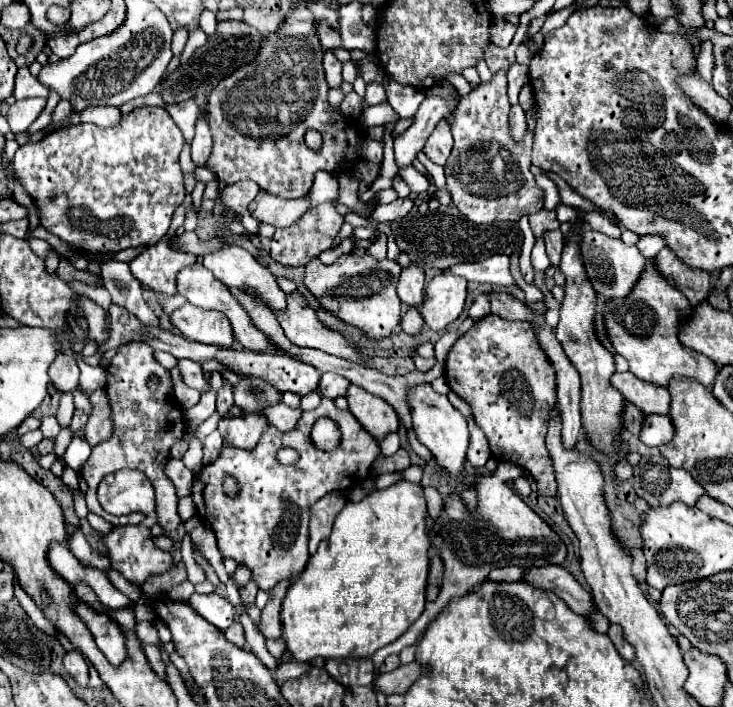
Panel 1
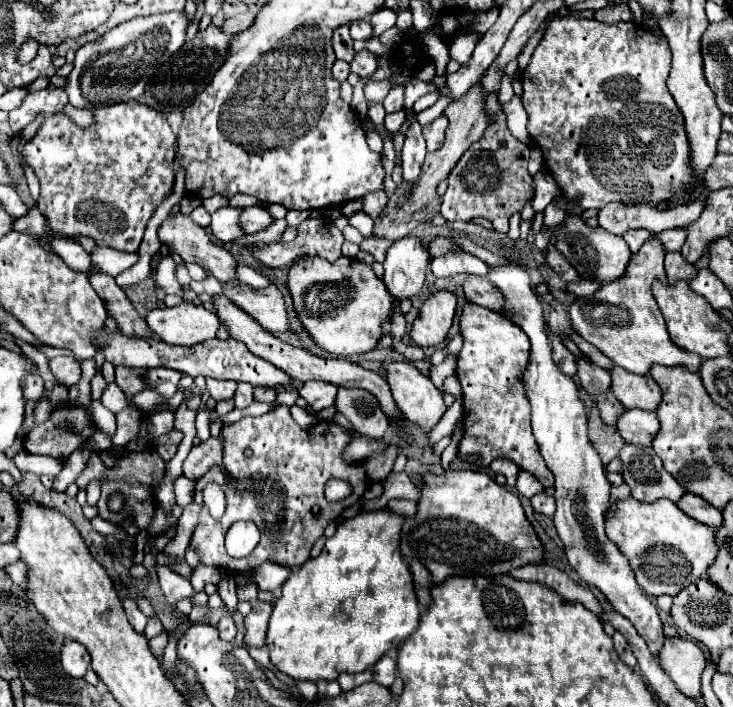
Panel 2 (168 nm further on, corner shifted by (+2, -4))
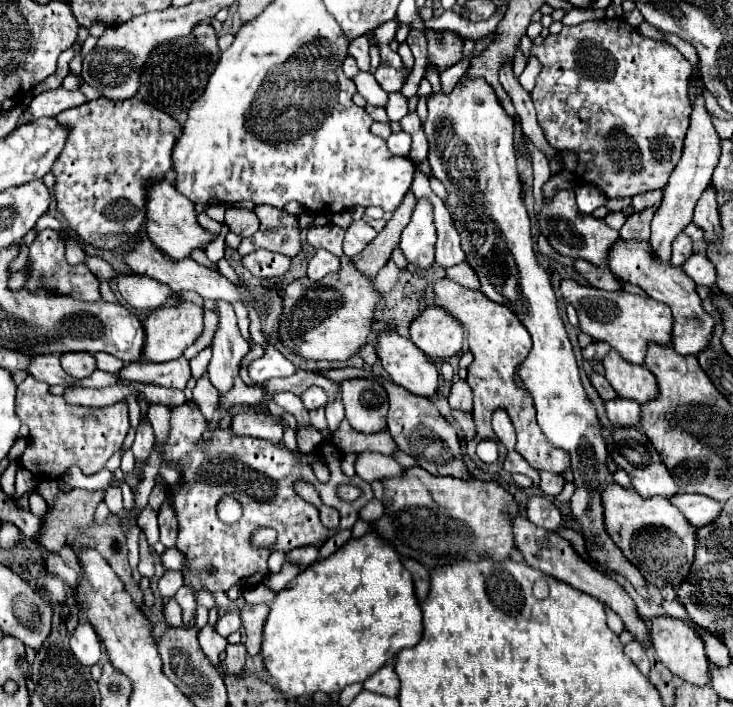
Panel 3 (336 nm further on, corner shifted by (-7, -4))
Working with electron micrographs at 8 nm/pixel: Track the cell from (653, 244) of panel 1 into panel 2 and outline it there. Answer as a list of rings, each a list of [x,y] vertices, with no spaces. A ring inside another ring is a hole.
[[[674,228],[674,230],[664,230],[656,234],[658,240],[662,240],[662,246],[666,252],[678,252],[686,240],[686,230],[684,228]]]

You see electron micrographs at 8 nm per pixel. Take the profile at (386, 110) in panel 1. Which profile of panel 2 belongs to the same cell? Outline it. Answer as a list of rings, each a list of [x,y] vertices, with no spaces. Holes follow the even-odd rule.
[[[400,110],[400,112],[394,112],[394,114],[386,114],[386,120],[384,120],[384,124],[386,124],[386,128],[390,130],[390,132],[398,132],[398,128],[402,126],[402,122],[404,122],[404,118],[406,118],[406,114],[404,114],[404,110]]]

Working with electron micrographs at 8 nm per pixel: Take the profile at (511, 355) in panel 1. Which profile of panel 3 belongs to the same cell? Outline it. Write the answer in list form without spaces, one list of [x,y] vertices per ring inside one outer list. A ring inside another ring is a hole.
[[[449,278],[437,280],[431,288],[431,296],[425,296],[425,302],[429,306],[443,308],[445,312],[453,314],[461,322],[461,326],[465,328],[467,342],[469,342],[469,350],[475,356],[473,364],[467,370],[469,372],[467,384],[471,386],[473,398],[475,398],[473,418],[475,418],[475,424],[477,424],[477,436],[467,442],[467,456],[483,472],[501,472],[503,460],[507,456],[507,448],[497,440],[497,436],[491,428],[491,416],[493,416],[495,410],[505,410],[509,414],[515,430],[517,430],[515,450],[535,470],[549,470],[549,472],[555,472],[555,474],[563,474],[569,468],[567,452],[551,446],[551,442],[543,436],[543,432],[537,424],[537,418],[535,418],[535,406],[533,406],[531,394],[525,388],[519,388],[517,382],[515,382],[515,372],[519,370],[521,362],[529,354],[529,332],[527,332],[527,328],[523,328],[523,324],[519,324],[519,318],[509,308],[503,308],[501,304],[495,304],[493,300],[487,300],[487,296],[483,296],[479,290],[463,288],[461,284],[449,280]],[[485,438],[495,440],[497,446],[499,446],[499,460],[495,464],[485,464],[483,460],[479,460],[479,456],[475,452],[477,444]]]

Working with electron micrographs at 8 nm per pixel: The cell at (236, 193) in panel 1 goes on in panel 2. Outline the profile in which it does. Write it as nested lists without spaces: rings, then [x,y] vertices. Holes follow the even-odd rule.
[[[238,192],[238,196],[232,196],[232,198],[228,198],[228,202],[230,202],[230,206],[260,206],[262,208],[266,207],[266,202],[263,200],[258,200],[258,198],[254,198],[254,196],[246,196],[246,194],[240,194]]]

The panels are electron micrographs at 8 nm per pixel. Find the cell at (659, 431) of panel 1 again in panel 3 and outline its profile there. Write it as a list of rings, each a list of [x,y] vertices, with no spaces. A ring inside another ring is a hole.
[[[623,398],[605,400],[605,410],[611,424],[635,426],[635,428],[641,426],[641,406],[635,404],[635,400],[623,400]]]

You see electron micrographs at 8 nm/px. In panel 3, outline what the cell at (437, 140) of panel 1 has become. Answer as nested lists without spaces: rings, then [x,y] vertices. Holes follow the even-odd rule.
[[[467,74],[449,94],[431,94],[427,98],[427,108],[425,134],[429,140],[429,164],[433,174],[447,188],[445,206],[451,210],[455,228],[461,234],[461,248],[467,256],[467,264],[479,278],[479,290],[493,302],[511,308],[531,334],[533,348],[521,364],[519,376],[523,376],[523,384],[535,400],[537,422],[543,434],[551,444],[571,454],[577,486],[571,498],[571,514],[581,526],[591,556],[625,576],[641,596],[649,596],[641,572],[625,560],[623,552],[605,532],[601,492],[611,480],[605,466],[607,446],[595,408],[581,386],[579,368],[559,316],[551,278],[533,252],[529,212],[521,198],[521,180],[513,150],[513,118],[503,112],[495,90],[485,80],[475,80]]]

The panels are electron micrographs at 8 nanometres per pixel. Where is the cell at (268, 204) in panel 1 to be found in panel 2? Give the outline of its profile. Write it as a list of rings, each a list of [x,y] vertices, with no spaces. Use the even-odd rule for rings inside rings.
[[[250,206],[250,208],[244,208],[240,216],[240,224],[246,230],[246,234],[254,234],[268,228],[272,224],[272,216],[260,206]]]

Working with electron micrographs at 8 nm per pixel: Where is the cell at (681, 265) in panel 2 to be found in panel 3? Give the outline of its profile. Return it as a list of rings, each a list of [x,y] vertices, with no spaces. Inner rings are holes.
[[[679,234],[673,240],[673,252],[671,252],[671,264],[673,266],[681,266],[689,256],[691,256],[691,238],[687,234]]]

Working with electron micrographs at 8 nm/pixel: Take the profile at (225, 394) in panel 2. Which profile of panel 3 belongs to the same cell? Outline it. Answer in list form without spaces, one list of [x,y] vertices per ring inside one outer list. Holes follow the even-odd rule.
[[[215,300],[219,324],[213,336],[213,358],[207,368],[207,378],[219,392],[227,392],[239,374],[239,362],[249,352],[247,340],[237,328],[237,316],[231,304]]]

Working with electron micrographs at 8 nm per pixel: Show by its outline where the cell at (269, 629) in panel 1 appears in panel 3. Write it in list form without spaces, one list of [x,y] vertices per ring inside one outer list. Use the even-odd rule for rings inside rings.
[[[245,604],[245,606],[239,610],[241,624],[243,624],[243,628],[245,628],[245,646],[247,646],[249,656],[259,654],[259,650],[261,650],[263,624],[265,624],[265,620],[267,620],[267,612],[269,612],[269,606],[267,606],[267,604],[255,604],[255,606]]]

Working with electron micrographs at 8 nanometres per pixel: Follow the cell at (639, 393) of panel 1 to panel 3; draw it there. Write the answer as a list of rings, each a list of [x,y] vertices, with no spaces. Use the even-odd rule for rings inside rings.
[[[615,350],[603,358],[605,378],[621,398],[631,398],[639,404],[657,396],[655,376],[645,366],[635,366],[623,360]]]

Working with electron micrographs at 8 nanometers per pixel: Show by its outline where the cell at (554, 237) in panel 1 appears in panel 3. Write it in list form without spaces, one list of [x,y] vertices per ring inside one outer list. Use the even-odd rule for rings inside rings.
[[[575,260],[575,270],[595,288],[611,290],[611,292],[623,290],[621,284],[611,276],[611,272],[607,268],[599,268],[595,264],[587,264],[587,260]]]

